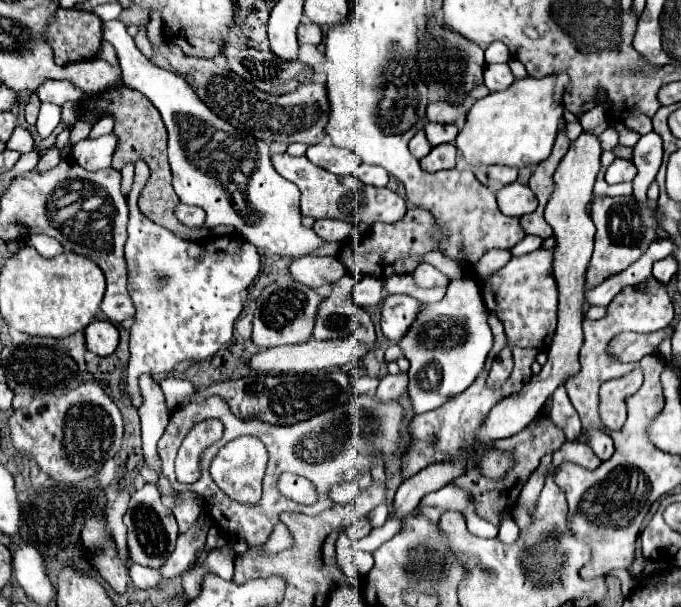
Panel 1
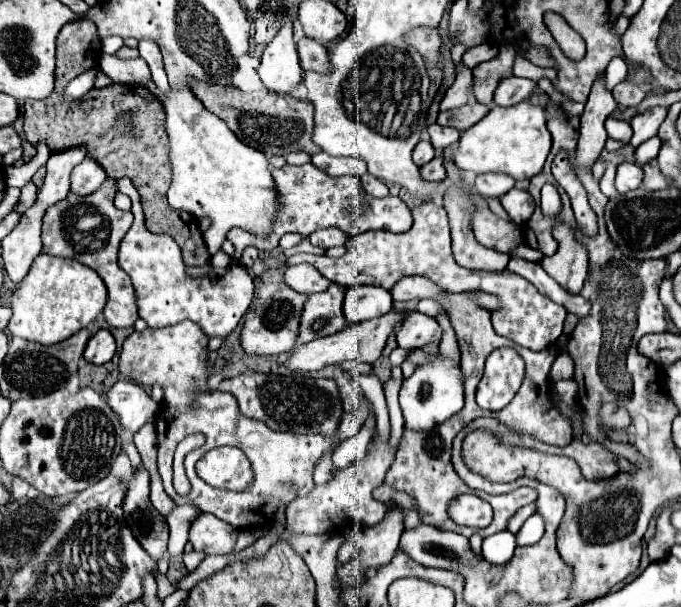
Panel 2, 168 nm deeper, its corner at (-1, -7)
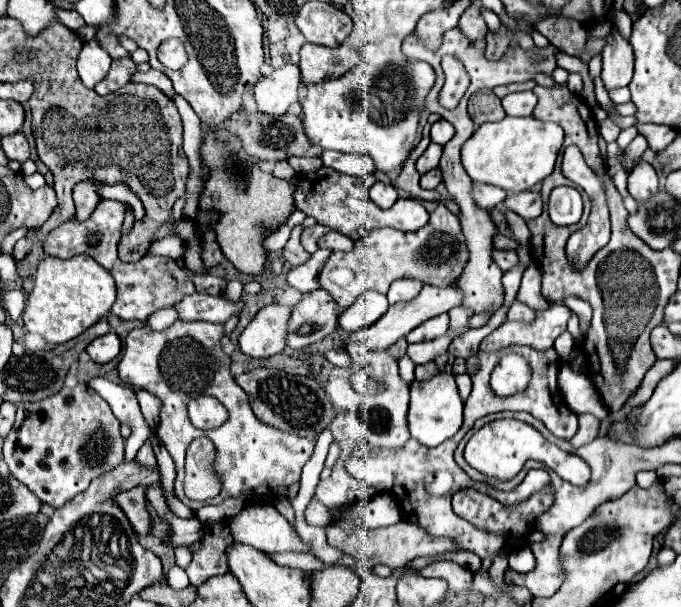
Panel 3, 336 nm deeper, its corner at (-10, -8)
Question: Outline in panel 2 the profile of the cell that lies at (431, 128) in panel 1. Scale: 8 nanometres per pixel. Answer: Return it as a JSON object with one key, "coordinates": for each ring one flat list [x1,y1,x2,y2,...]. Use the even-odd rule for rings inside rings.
{"coordinates":[[429,125,429,135,431,135,431,145,435,147,437,153,441,153,445,147,453,145,459,141,459,131,453,127,441,127,441,125]]}

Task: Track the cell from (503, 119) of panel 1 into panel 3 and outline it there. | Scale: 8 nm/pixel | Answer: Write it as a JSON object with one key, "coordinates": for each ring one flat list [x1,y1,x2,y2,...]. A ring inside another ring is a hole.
{"coordinates":[[506,116,504,120,482,124,472,134,472,138,462,146,462,164,468,176,472,178,472,182,482,182,472,186,472,198,476,206,492,210,506,198,502,190,506,190,508,194,518,194,542,182,554,170,562,140,564,140,564,130,558,124,540,122,534,116,528,118]]}

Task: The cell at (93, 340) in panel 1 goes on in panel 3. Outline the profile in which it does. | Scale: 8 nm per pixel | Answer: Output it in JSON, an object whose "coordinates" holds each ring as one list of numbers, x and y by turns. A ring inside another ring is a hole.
{"coordinates":[[108,332,96,340,92,340,86,348,88,356,98,362,98,364,104,364,104,362,110,362,118,356,120,352,120,338,114,334,114,332]]}

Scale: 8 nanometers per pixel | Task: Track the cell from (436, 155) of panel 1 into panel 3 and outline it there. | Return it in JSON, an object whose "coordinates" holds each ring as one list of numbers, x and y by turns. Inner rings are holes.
{"coordinates":[[434,168,434,170,426,172,426,174,420,178,420,186,422,186,424,190,434,190,440,182,442,182,442,172,440,172,440,168]]}

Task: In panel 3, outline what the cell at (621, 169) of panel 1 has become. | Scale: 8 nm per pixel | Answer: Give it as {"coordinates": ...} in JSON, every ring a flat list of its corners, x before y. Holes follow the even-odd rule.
{"coordinates":[[638,162,628,174,628,192,636,202,646,202,658,192,658,174,652,164]]}

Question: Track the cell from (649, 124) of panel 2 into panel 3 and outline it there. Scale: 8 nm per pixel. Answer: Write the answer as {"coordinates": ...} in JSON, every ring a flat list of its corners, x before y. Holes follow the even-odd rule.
{"coordinates":[[638,134,630,144,628,144,628,148,624,150,624,162,622,162,622,166,626,168,630,162,636,162,642,154,644,154,644,150,648,148,648,142,646,142,646,138,642,136,642,134]]}

